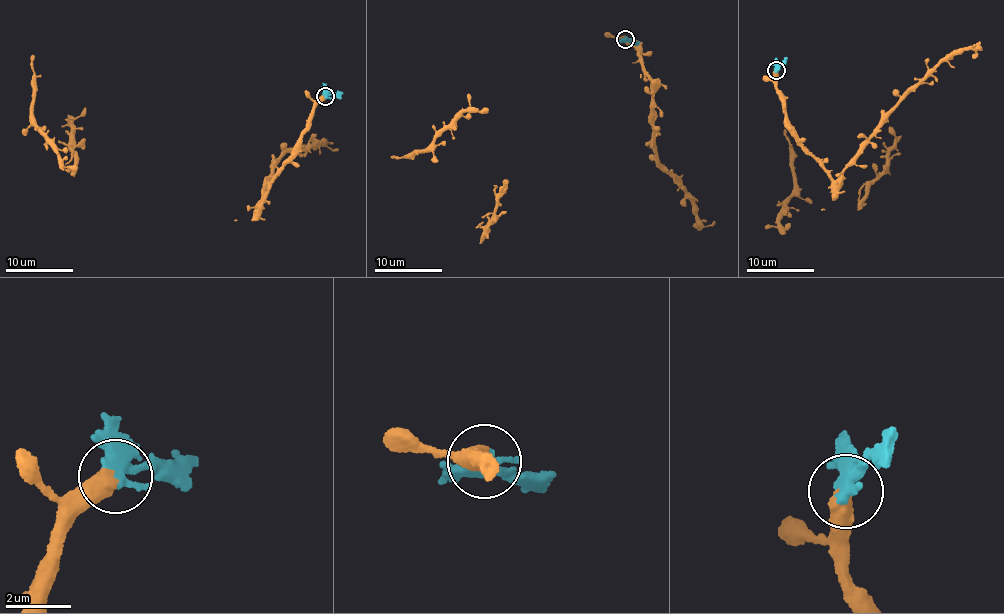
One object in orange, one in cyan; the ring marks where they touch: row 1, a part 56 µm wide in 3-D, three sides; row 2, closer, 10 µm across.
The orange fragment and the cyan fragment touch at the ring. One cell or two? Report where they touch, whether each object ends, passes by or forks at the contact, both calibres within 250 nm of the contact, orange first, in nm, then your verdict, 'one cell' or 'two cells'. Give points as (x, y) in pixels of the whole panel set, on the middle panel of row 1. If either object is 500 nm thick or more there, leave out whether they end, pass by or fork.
place (625, 39); calibres 550 and 420 nm; two cells

